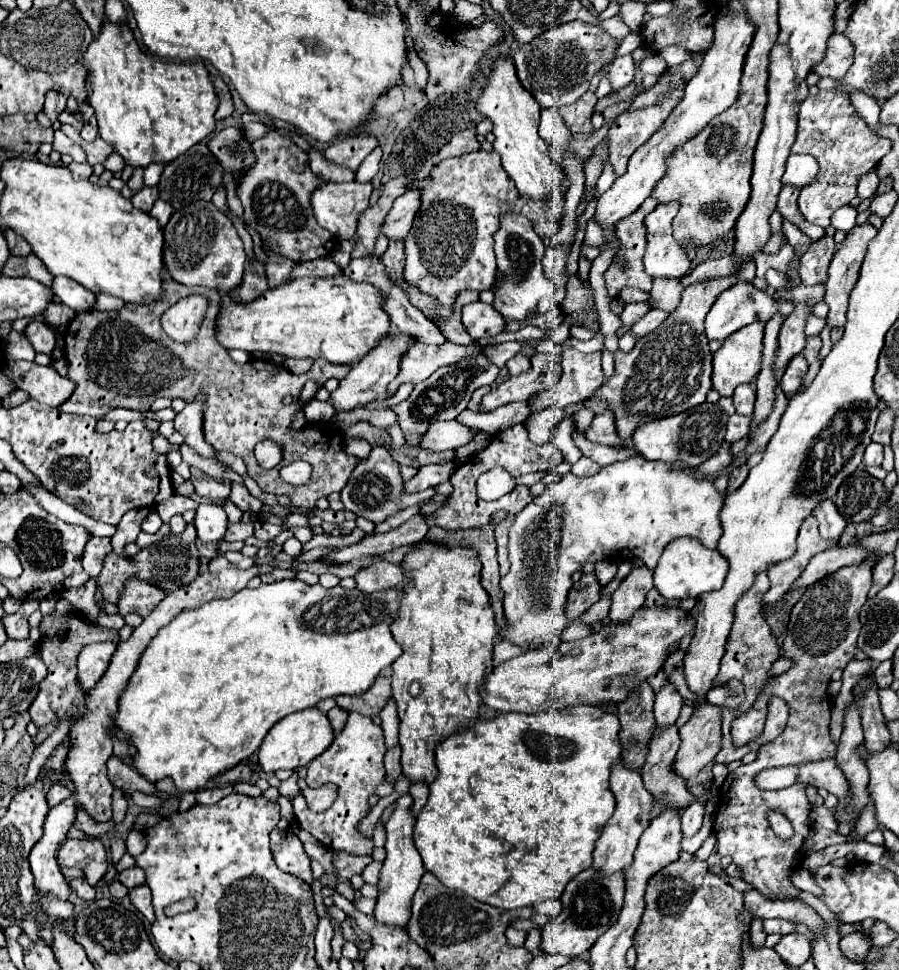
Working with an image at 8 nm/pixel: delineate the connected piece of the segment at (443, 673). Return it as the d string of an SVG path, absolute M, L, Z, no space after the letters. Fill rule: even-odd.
M421 540L417 544L413 544L415 548L411 552L405 554L405 558L401 560L403 564L403 570L407 574L407 580L409 584L401 588L405 593L401 596L401 602L399 602L399 612L397 612L397 618L393 620L391 624L391 634L395 638L395 642L401 646L403 654L393 662L391 666L391 686L393 686L393 698L397 702L397 710L399 710L399 744L403 748L403 754L401 754L401 766L403 766L403 774L411 780L411 782L433 782L435 780L435 746L447 738L449 734L455 734L459 730L463 730L469 722L473 722L477 716L479 716L479 686L483 684L483 678L493 670L493 640L497 636L497 624L495 624L495 614L491 610L491 602L489 602L489 594L483 590L481 586L481 566L479 566L479 560L477 560L477 550L475 548L465 548L465 546L443 546L443 544L437 544L437 542L427 542L427 540ZM417 680L421 684L421 692L419 696L411 696L409 694L409 684Z

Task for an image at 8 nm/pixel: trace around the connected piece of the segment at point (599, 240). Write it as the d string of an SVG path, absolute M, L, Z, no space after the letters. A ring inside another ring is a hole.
M593 219L588 220L585 229L584 244L600 247L604 242L605 237L600 226Z

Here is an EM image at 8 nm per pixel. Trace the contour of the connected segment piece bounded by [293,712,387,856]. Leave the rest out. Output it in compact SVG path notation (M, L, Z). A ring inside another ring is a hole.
M351 712L345 728L341 730L341 734L335 736L333 744L309 764L309 772L305 778L309 788L321 788L327 782L335 784L337 800L329 810L315 814L307 808L305 798L297 796L293 800L293 808L299 826L307 830L315 840L319 840L325 848L331 848L335 852L347 852L351 856L371 856L373 842L371 838L363 838L357 826L371 812L367 800L375 792L375 786L385 778L385 766L383 766L385 752L387 748L383 742L381 726L377 726L371 718L359 712Z

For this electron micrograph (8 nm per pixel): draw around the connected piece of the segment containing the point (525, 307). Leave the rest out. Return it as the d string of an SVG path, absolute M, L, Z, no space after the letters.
M507 214L503 216L503 226L495 234L495 256L497 256L497 270L503 274L503 280L495 288L493 308L503 316L505 322L527 320L529 314L535 310L537 302L541 298L553 296L557 290L553 280L543 270L545 244L531 230L531 222L519 218L519 214Z

